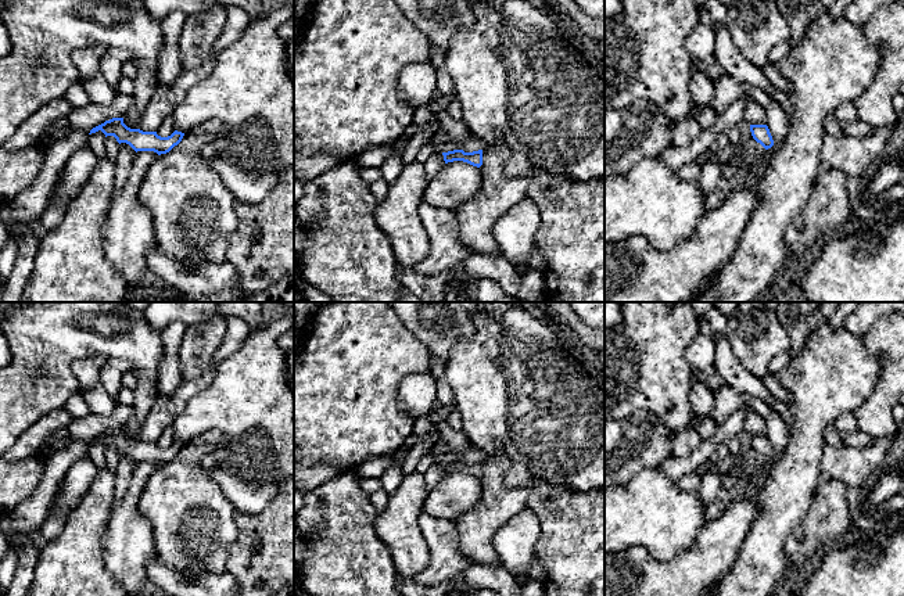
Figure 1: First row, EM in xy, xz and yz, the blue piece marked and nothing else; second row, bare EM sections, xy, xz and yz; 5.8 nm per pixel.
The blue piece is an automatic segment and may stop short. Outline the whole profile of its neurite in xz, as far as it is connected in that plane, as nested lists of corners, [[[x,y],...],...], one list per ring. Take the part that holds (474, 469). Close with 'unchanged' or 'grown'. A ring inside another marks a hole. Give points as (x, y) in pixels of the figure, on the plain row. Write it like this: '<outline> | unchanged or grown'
[[[453,460],[448,463],[442,463],[445,474],[453,471],[463,471],[473,477],[480,478],[483,475],[483,460],[464,463],[463,460]]] | unchanged

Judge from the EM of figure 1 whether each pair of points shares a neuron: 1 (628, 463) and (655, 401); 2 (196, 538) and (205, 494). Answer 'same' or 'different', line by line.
1: different
2: same

